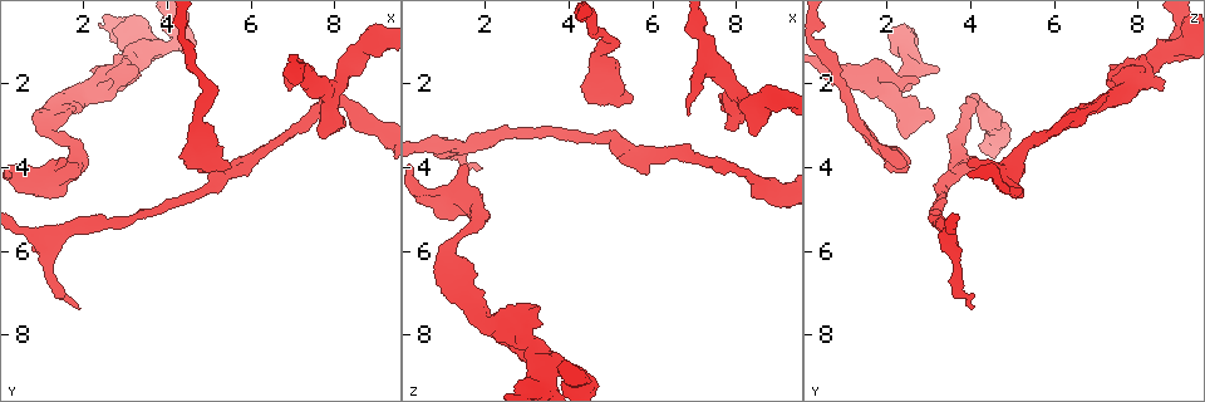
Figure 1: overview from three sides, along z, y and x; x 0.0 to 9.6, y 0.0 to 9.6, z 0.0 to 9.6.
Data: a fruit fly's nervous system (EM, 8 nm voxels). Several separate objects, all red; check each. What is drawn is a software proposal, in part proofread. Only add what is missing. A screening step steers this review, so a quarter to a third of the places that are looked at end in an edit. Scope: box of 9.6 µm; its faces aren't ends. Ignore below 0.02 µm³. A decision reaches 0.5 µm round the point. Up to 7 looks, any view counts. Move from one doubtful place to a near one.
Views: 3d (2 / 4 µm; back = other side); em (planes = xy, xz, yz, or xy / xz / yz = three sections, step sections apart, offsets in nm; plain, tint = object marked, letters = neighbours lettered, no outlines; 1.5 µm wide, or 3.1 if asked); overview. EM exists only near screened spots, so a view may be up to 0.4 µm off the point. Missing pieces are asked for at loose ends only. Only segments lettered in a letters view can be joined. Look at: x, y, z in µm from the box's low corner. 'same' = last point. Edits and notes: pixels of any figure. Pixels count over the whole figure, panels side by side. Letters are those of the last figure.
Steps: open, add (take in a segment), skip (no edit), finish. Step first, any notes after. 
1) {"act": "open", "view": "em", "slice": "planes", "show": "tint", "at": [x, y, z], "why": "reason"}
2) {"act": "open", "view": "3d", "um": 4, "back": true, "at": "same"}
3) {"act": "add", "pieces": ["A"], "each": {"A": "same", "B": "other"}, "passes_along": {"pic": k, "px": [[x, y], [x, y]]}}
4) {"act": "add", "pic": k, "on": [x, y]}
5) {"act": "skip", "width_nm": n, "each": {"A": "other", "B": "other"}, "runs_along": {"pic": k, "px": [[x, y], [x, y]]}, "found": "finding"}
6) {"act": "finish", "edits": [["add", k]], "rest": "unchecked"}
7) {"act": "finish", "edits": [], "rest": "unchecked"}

{"act": "open", "view": "3d", "um": 4, "at": [1.85, 7.40, 4.05], "why": "an open end"}

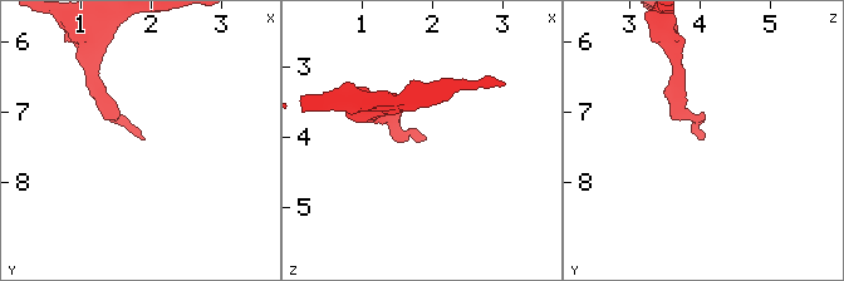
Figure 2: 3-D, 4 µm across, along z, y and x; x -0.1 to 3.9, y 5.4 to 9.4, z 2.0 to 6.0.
{"act": "open", "view": "em", "slice": "planes", "show": "letters", "at": [1.85, 7.35, 4.05], "why": "shape alone is not enough"}

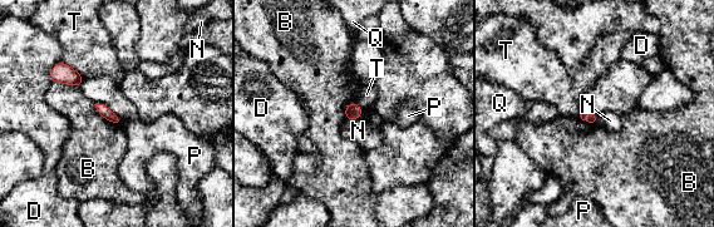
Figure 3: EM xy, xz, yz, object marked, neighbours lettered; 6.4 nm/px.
{"act": "skip", "longest_contact_nm": ["B", 220], "each": {"B": "other", "D": "other", "N": "other", "P": "other", "Q": "other", "T": "other"}, "border": {"pic": 3, "px": [[359, 117], [348, 121]]}, "found": "none of them fits"}

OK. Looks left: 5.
{"act": "open", "view": "em", "slice": "planes", "show": "letters", "at": [1.55, 3.95, 3.85], "why": "thick end"}

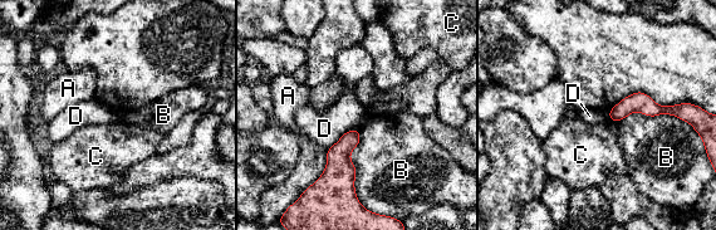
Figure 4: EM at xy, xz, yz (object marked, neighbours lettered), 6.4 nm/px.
{"act": "skip", "each": {"A": "other", "B": "other", "C": "other", "D": "other"}, "runs_along": {"pic": 4, "px": [[673, 112], [627, 106], [612, 114]]}, "found": "no lettered segment goes on from it"}

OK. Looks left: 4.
{"act": "open", "view": "3d", "um": 4, "at": [6.80, 1.95, 2.70], "why": "branch stops here"}

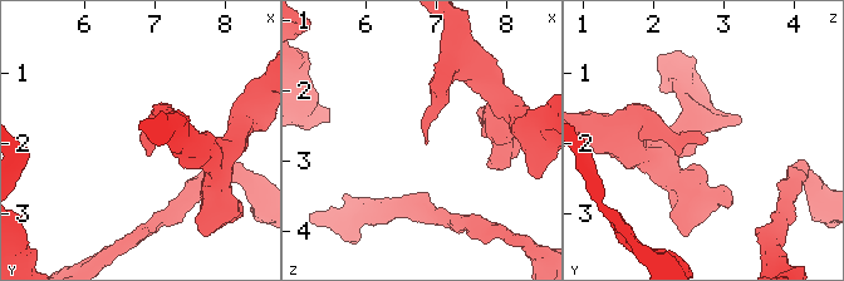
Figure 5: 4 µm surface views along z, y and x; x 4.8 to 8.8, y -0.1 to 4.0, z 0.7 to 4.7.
{"act": "open", "view": "em", "slice": "yz", "step": 4, "show": "tint", "at": [6.85, 2.00, 2.70], "why": "now the EM"}

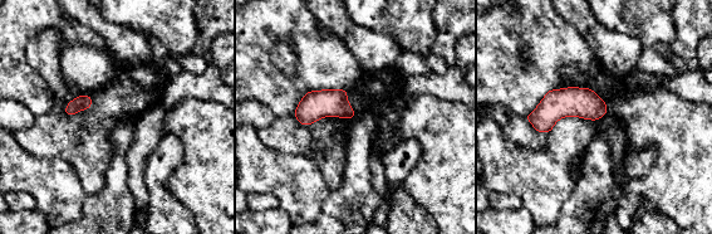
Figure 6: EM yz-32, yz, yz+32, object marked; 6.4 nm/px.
{"act": "open", "view": "em", "slice": "planes", "show": "letters", "at": "same"}

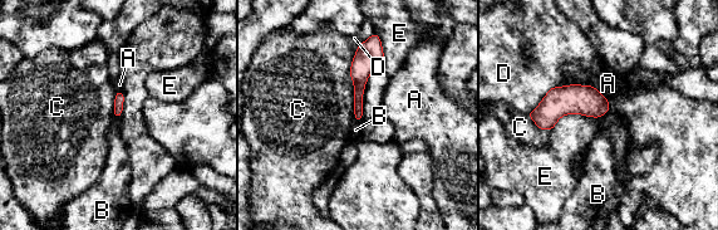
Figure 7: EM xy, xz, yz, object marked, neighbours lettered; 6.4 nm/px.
{"act": "skip", "longest_contact_nm": ["C", 460], "each": {"A": "other", "B": "other", "C": "other", "D": "other", "E": "other"}, "found": "none of them fits"}

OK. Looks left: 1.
{"act": "finish", "edits": [], "rest": "unchecked"}

